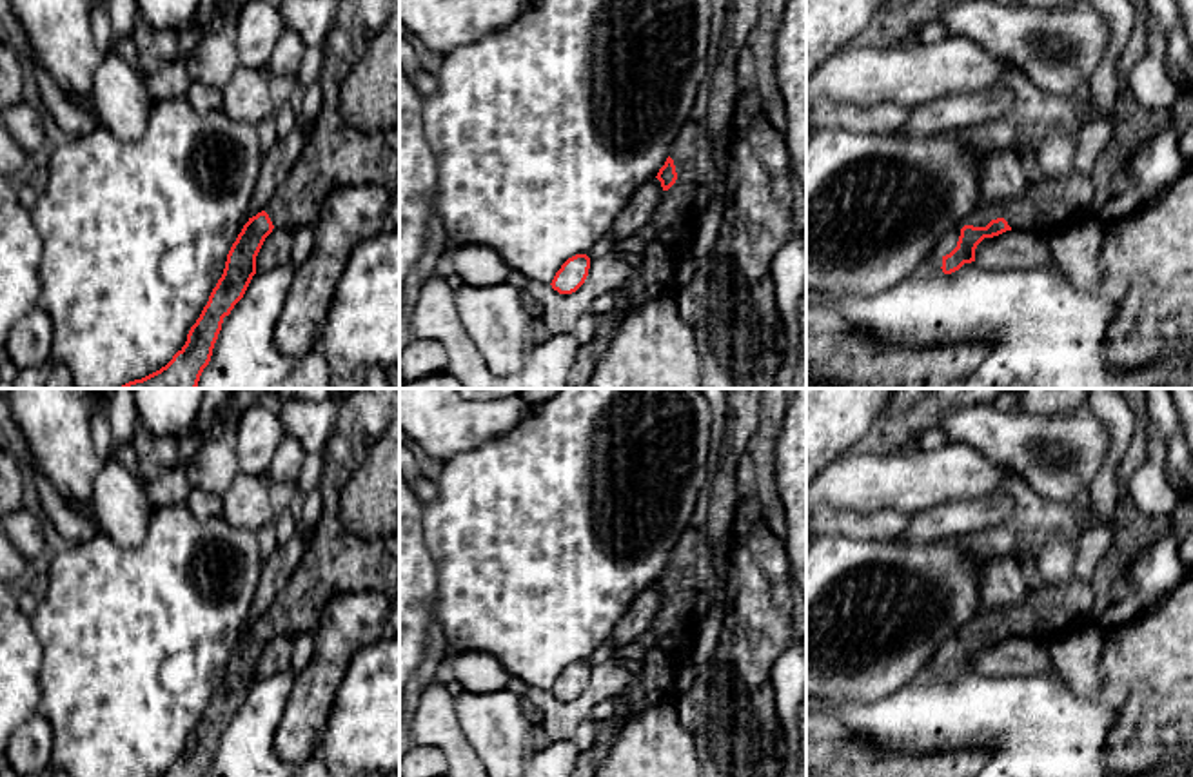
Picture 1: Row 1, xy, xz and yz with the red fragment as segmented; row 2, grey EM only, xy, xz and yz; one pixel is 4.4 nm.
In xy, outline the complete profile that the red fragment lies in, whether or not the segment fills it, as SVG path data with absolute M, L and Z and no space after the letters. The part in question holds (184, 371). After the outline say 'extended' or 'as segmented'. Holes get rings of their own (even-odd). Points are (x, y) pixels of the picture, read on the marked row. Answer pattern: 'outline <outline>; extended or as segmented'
outline M399 0L338 2L336 22L323 44L323 103L309 125L292 171L267 207L243 225L185 345L165 367L120 388L196 388L211 361L223 318L243 298L256 274L256 256L265 238L274 229L292 232L314 225L329 194L338 187L394 187L399 171L399 129L380 134L349 129L340 114L340 85L398 5Z; extended

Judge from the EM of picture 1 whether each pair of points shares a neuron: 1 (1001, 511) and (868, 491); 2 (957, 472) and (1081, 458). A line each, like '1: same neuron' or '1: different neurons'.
1: different neurons
2: different neurons

